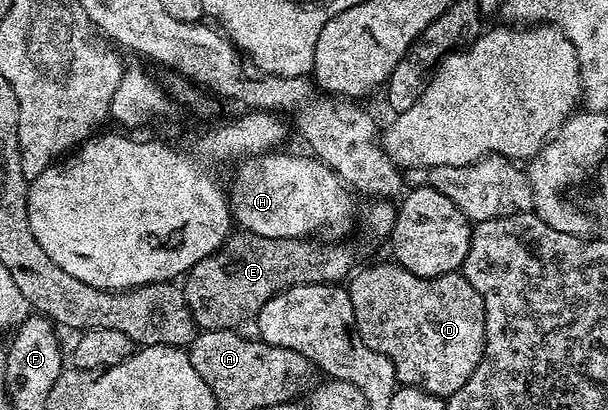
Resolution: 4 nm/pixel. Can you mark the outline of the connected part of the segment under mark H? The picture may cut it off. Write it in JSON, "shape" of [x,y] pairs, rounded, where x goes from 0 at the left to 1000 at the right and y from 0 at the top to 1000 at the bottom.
{"shape":[[[444,368],[426,383],[405,383],[395,395],[390,424],[383,432],[383,454],[373,461],[377,507],[385,541],[401,566],[433,573],[439,583],[497,583],[513,580],[513,568],[535,568],[543,590],[554,593],[559,578],[567,578],[581,559],[581,490],[574,483],[576,463],[546,417],[513,378],[487,383],[470,368]]]}

